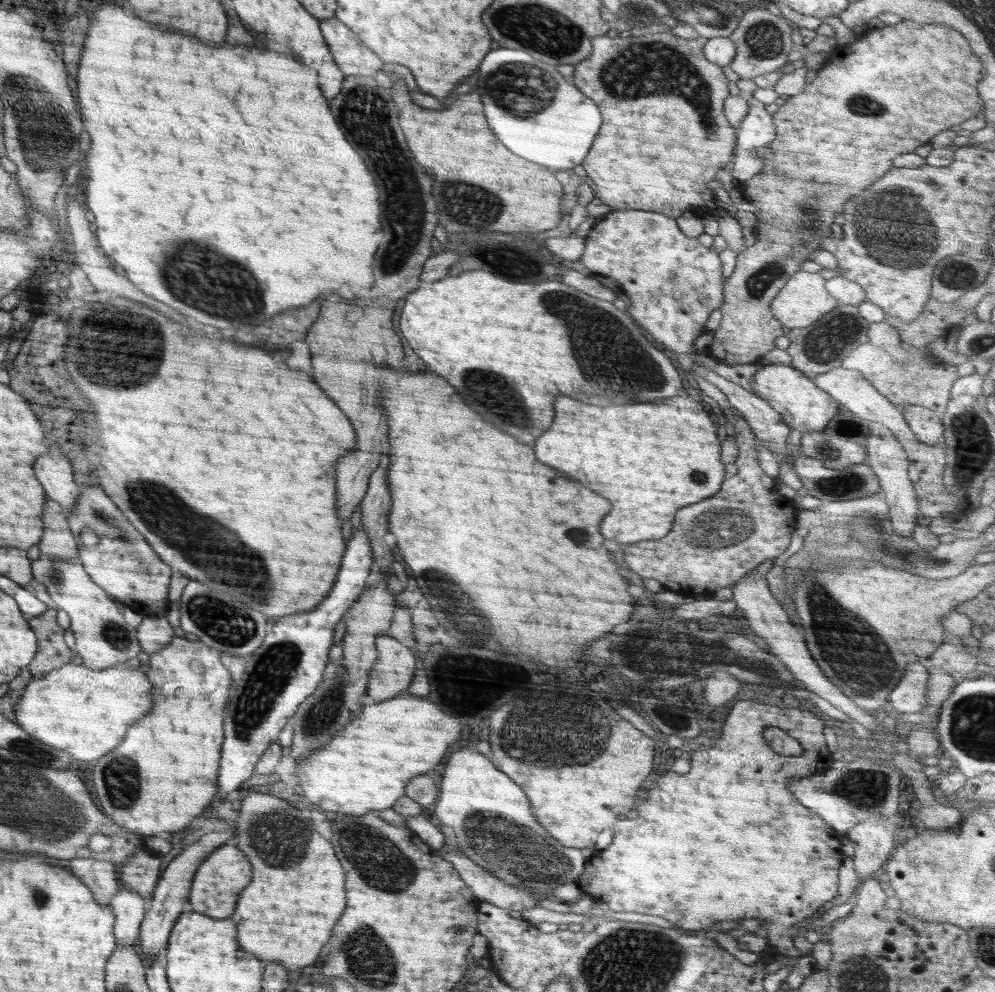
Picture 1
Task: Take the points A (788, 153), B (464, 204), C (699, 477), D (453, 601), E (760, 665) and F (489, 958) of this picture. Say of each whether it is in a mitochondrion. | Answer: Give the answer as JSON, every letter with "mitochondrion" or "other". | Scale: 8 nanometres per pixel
{"A":"other","B":"mitochondrion","C":"mitochondrion","D":"mitochondrion","E":"mitochondrion","F":"other"}

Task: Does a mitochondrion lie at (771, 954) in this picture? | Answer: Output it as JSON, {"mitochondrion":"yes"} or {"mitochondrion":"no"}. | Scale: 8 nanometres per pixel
{"mitochondrion":"no"}

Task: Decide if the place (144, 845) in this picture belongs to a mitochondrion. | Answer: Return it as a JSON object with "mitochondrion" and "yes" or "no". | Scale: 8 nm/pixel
{"mitochondrion":"no"}

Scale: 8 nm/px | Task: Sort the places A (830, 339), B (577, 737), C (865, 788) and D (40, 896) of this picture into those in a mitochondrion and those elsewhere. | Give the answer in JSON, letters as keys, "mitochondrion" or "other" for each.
{"A":"mitochondrion","B":"mitochondrion","C":"mitochondrion","D":"mitochondrion"}

